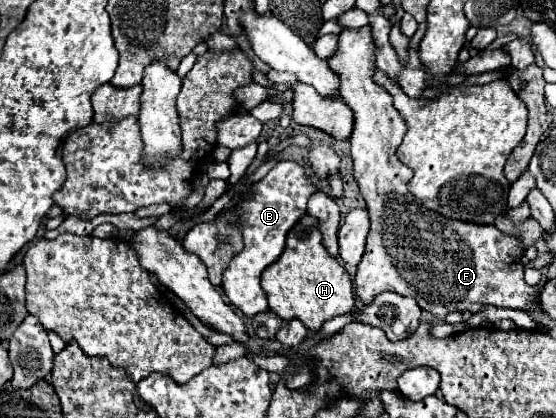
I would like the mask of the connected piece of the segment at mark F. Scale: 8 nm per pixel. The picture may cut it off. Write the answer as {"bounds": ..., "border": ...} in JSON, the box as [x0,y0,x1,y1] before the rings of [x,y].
{"bounds":[328,25,540,319],"border":[[[370,25],[362,29],[344,29],[344,33],[340,33],[336,55],[328,59],[330,69],[338,73],[342,83],[340,99],[354,111],[356,123],[354,123],[354,133],[350,137],[354,179],[366,201],[366,209],[370,217],[366,251],[354,279],[356,295],[362,299],[364,305],[370,305],[376,295],[384,291],[394,291],[404,297],[414,297],[424,311],[430,311],[438,319],[444,319],[452,311],[478,313],[488,305],[520,309],[526,313],[540,309],[540,291],[536,287],[526,285],[524,281],[524,265],[522,265],[524,247],[518,235],[506,235],[498,231],[494,225],[474,225],[474,223],[446,219],[422,207],[422,201],[418,201],[408,191],[406,183],[412,177],[412,169],[400,163],[396,157],[396,149],[406,133],[406,123],[400,117],[400,113],[394,109],[392,97],[372,81],[374,53],[376,53],[372,41],[374,39],[370,33]]]}

